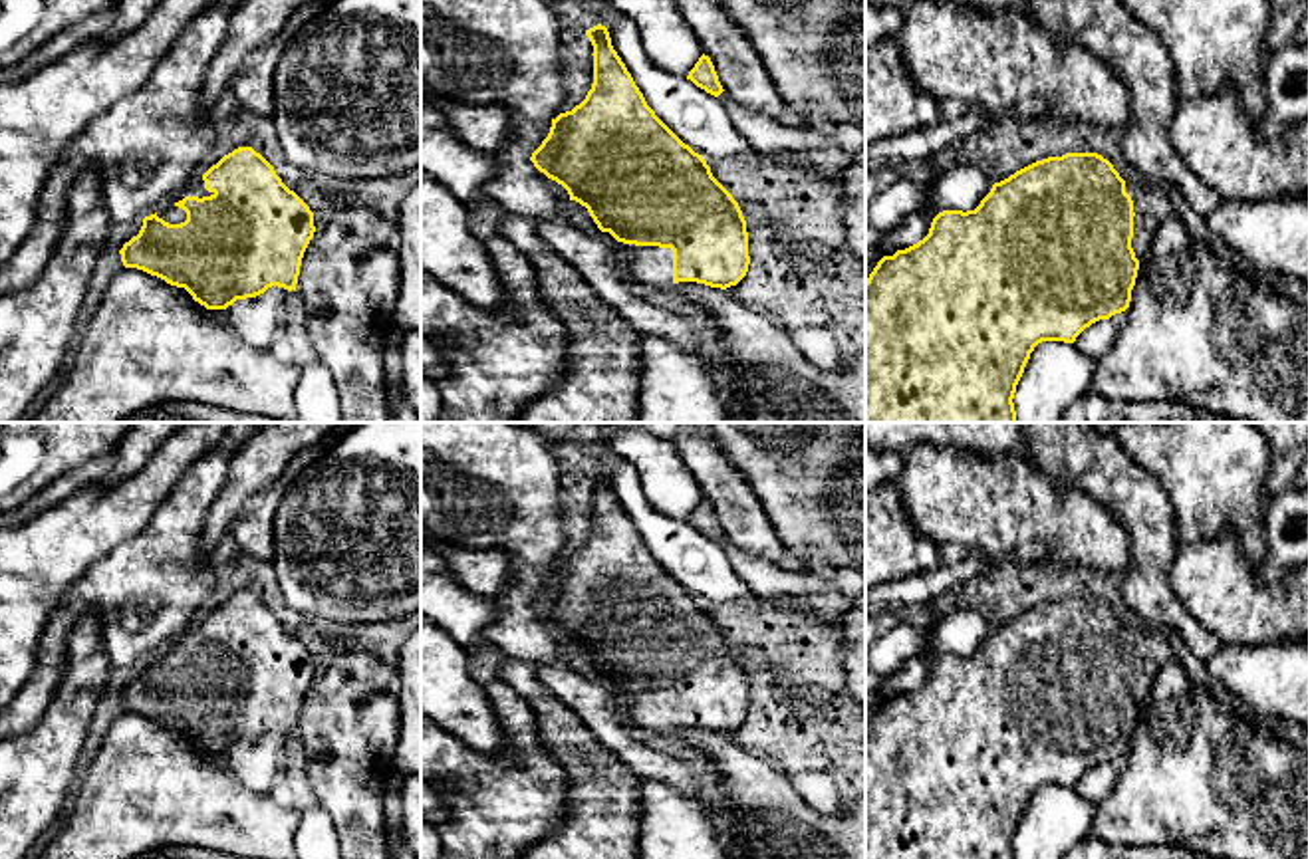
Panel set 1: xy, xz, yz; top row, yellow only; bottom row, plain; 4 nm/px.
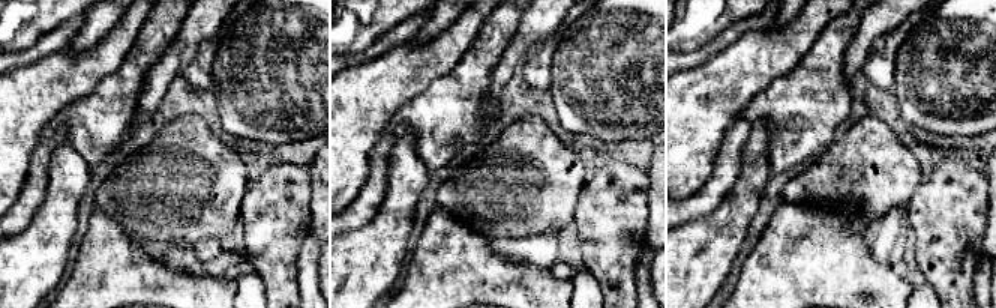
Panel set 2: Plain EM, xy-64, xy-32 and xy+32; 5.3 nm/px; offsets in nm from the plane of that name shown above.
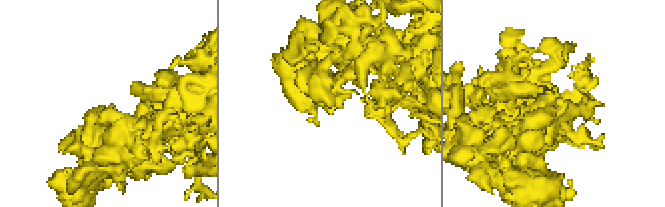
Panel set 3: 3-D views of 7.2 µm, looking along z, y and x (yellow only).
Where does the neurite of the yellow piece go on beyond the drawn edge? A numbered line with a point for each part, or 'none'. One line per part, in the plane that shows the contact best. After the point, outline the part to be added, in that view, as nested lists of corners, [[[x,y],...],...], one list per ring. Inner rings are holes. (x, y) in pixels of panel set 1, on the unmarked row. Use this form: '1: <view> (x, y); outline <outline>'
1: yz (1152, 649); outline [[[1137,625],[1125,627],[1125,637],[1133,645],[1133,682],[1131,692],[1137,704],[1143,704],[1151,692],[1151,682],[1163,663],[1173,657],[1163,631],[1149,631]]]

